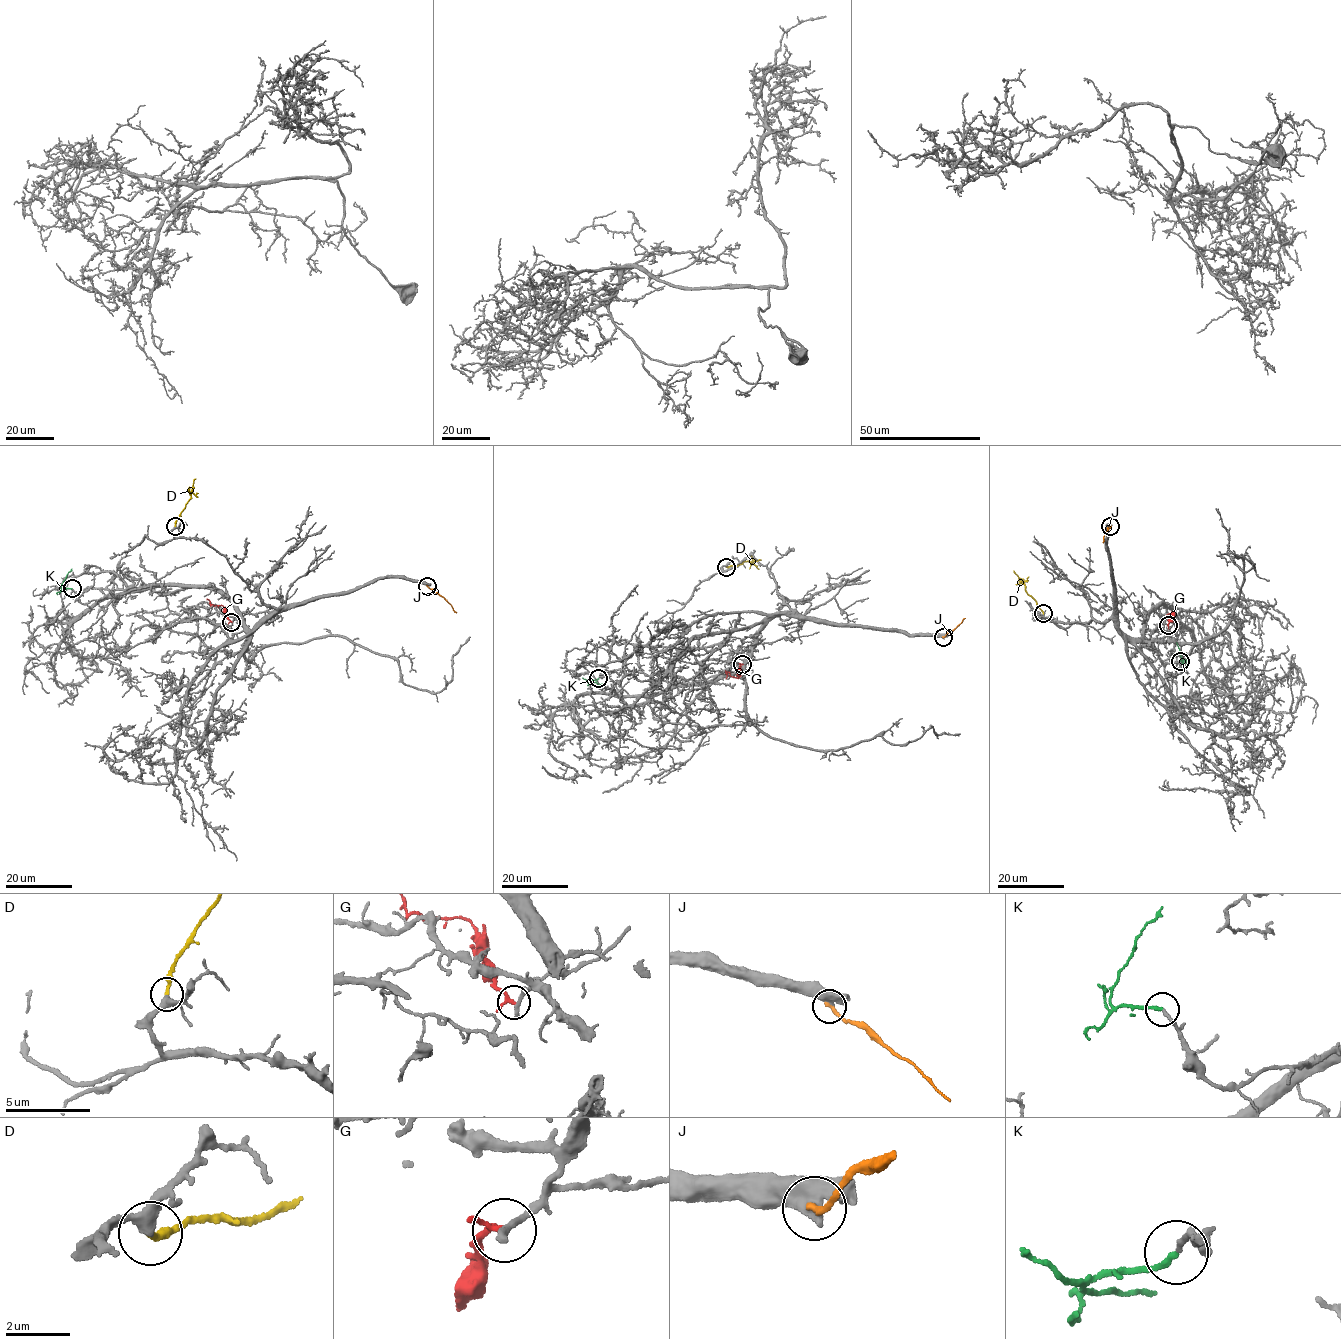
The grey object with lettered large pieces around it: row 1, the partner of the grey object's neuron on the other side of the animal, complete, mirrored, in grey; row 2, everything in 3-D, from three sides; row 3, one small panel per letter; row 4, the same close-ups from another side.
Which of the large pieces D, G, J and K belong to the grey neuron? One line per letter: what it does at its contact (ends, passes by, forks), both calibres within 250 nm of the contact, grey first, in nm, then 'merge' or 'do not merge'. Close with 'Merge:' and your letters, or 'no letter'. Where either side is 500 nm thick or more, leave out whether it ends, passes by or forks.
D: it ends | 340/200 nm | merge
G: it ends | 300/200 nm | do not merge
J: it ends | 400/200 nm | do not merge
K: it ends | 170/180 nm | merge
Merge: D, K

